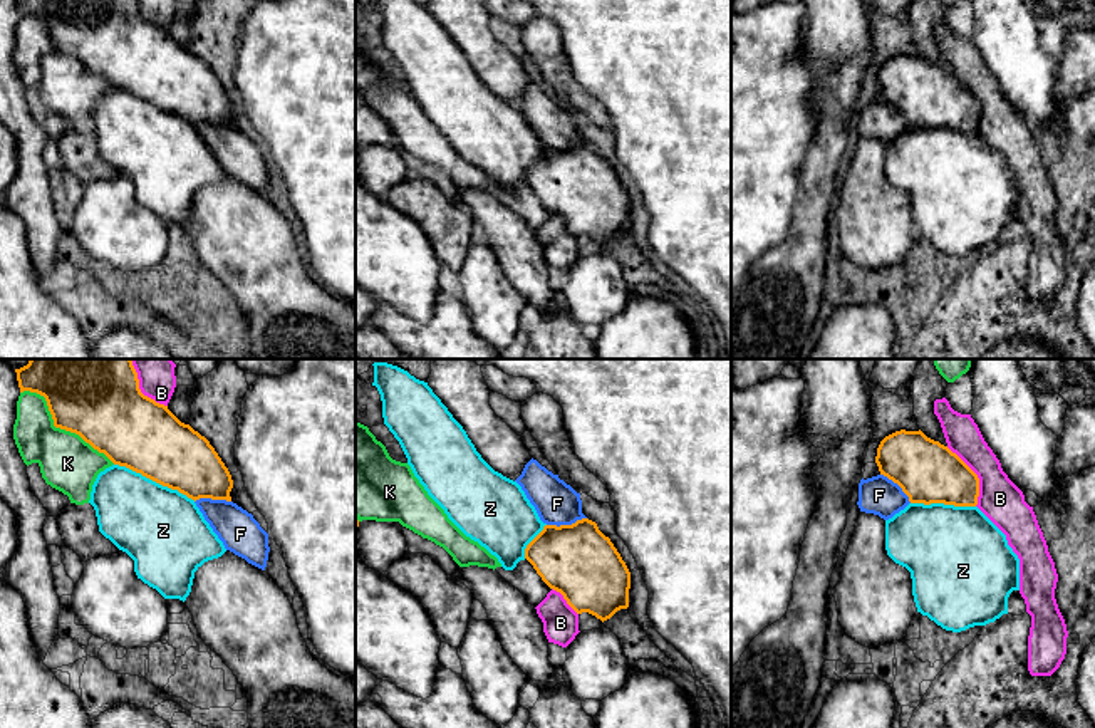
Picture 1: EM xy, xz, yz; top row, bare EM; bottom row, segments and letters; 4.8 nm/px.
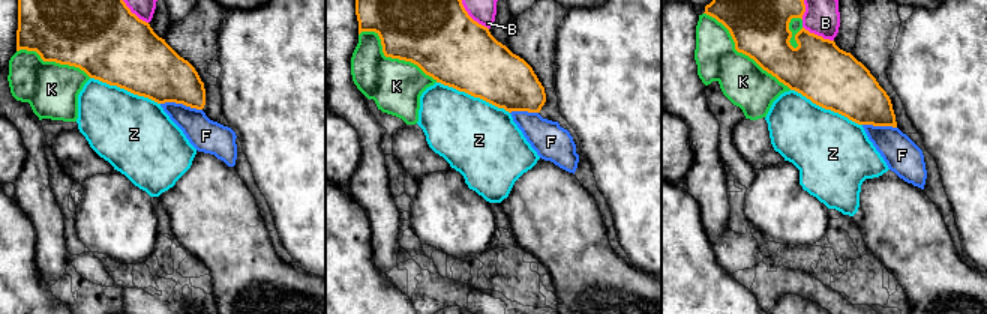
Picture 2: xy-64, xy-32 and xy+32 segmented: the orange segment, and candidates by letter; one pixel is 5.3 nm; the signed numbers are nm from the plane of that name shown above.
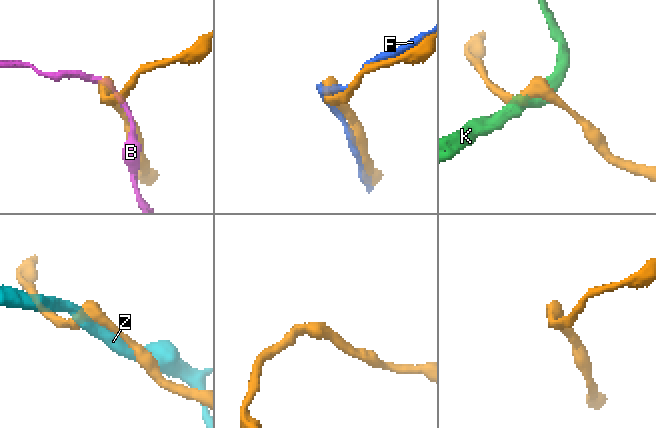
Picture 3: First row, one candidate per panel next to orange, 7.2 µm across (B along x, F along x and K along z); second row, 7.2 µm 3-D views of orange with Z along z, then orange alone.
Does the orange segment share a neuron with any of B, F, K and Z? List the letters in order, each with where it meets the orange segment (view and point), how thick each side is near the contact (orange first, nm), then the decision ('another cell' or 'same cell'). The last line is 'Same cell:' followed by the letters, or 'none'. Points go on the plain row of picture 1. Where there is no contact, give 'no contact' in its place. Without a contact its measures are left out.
B: yz (976, 99) | 300/200 nm | another cell
F: xz (565, 150) | 360/200 nm | same cell
K: xy (59, 51) | 360/280 nm | another cell
Z: xy (155, 104) | 340/400 nm | another cell
Same cell: F

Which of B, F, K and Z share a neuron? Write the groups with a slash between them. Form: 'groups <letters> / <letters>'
groups B / F / K / Z

